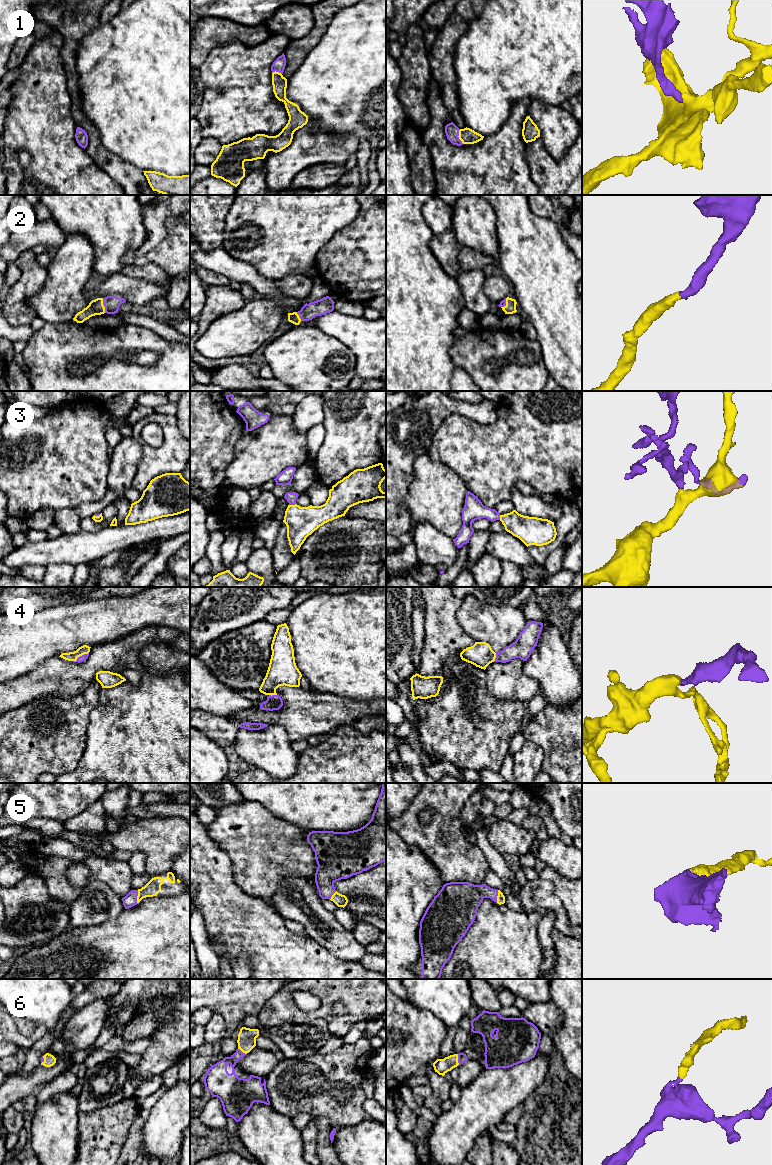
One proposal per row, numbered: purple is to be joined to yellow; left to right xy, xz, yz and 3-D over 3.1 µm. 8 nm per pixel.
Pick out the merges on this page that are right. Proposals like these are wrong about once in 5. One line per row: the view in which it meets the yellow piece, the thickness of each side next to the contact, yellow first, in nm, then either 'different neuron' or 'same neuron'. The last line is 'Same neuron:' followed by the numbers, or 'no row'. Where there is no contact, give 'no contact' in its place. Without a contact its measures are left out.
1: contact in yz; calibres 130 and 110 nm; same neuron
2: contact in xy; calibres 120 and 130 nm; same neuron
3: contact in xz; calibres 240 and 90 nm; same neuron
4: contact in xy; calibres 80 and 50 nm; same neuron
5: contact in xy; calibres 120 and 110 nm; same neuron
6: contact in yz; calibres 120 and 70 nm; same neuron
Same neuron: 1, 2, 3, 4, 5, 6

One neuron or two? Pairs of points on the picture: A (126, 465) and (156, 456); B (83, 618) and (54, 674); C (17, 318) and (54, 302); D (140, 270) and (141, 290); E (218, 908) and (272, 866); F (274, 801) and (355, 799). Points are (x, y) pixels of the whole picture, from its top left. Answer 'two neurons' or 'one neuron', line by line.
A: two neurons
B: two neurons
C: two neurons
D: two neurons
E: two neurons
F: one neuron

